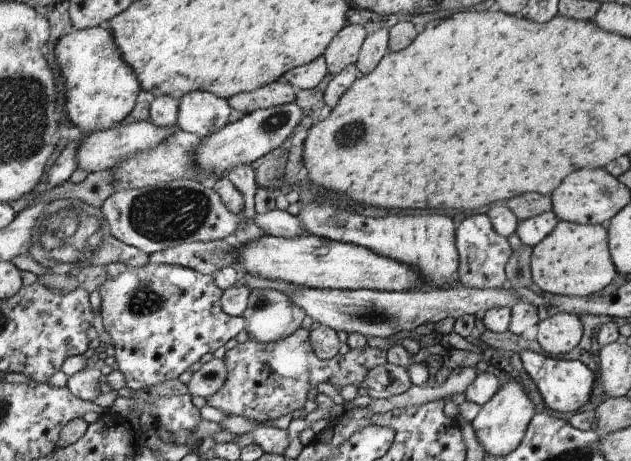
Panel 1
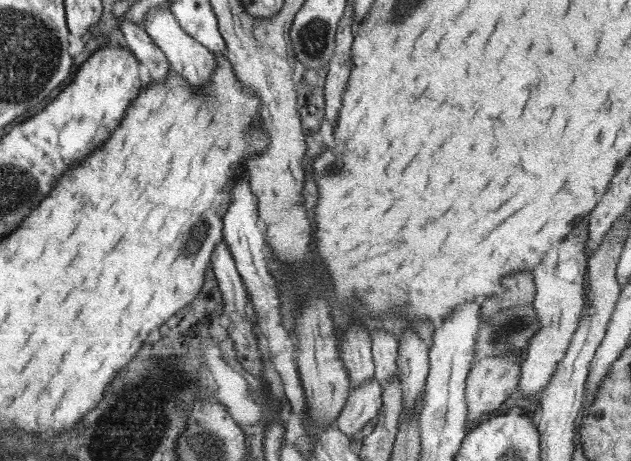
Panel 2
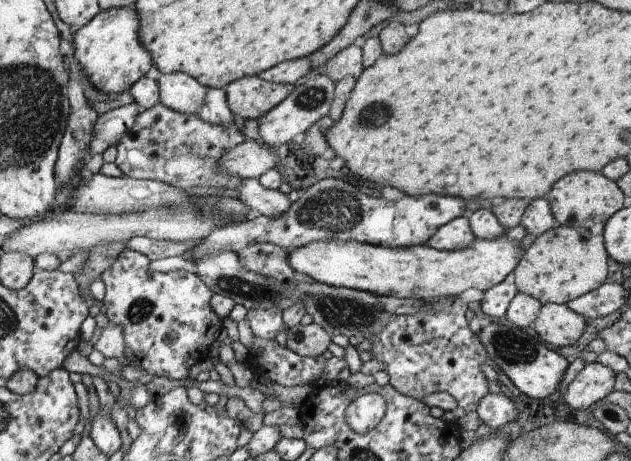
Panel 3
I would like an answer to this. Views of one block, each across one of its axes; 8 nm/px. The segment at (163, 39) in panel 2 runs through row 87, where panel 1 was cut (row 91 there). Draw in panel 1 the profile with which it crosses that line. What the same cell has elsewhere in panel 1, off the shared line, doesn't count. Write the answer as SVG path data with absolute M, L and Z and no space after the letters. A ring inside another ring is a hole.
M193 91L188 95L181 96L178 100L176 127L185 132L196 134L200 139L213 134L227 124L230 106L227 99L215 96L210 92Z

